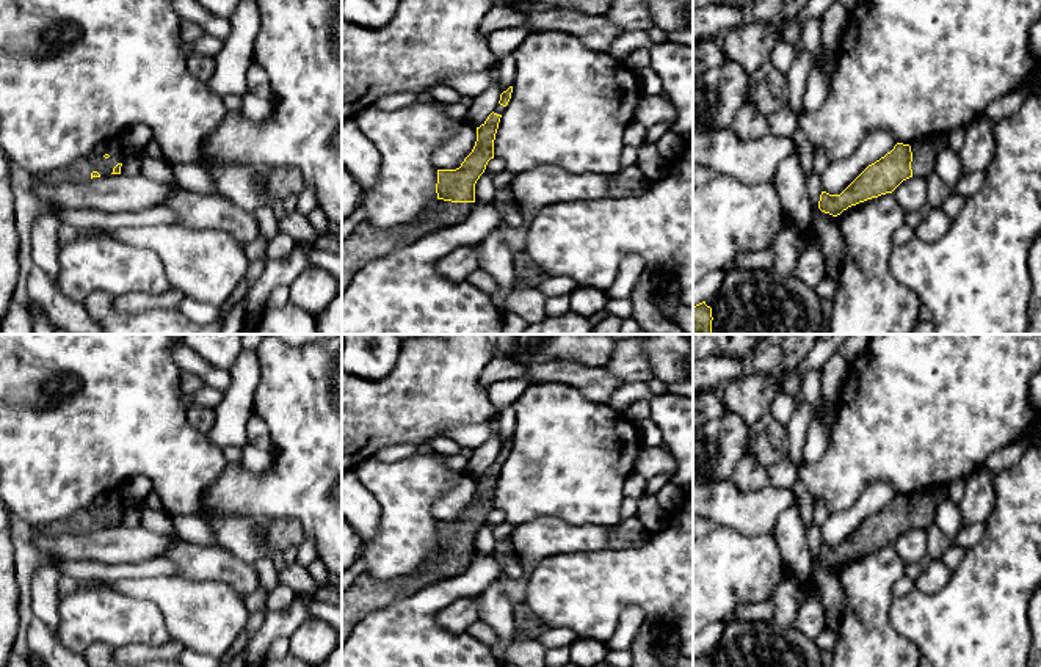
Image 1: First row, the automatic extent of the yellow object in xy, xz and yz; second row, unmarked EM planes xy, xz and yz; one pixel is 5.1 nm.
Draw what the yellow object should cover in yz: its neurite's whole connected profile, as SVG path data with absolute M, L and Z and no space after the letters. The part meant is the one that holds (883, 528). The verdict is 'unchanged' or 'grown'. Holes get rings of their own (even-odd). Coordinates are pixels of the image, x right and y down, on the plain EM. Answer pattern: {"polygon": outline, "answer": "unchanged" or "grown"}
{"polygon": "M947 487L927 488L914 493L911 498L897 494L890 504L869 516L840 546L822 543L818 560L837 568L851 557L892 545L903 532L912 527L928 530L934 524L934 512L938 505L947 498Z", "answer": "grown"}

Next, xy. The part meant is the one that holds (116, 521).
{"polygon": "M110 491L97 496L86 508L78 510L71 518L41 526L38 530L50 537L58 537L61 534L121 526L122 513L119 493Z", "answer": "grown"}

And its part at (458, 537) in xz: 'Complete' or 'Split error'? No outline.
Split error

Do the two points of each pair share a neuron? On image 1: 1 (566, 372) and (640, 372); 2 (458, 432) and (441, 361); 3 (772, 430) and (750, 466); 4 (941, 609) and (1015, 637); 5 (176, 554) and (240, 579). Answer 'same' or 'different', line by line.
1: same
2: different
3: same
4: same
5: same

